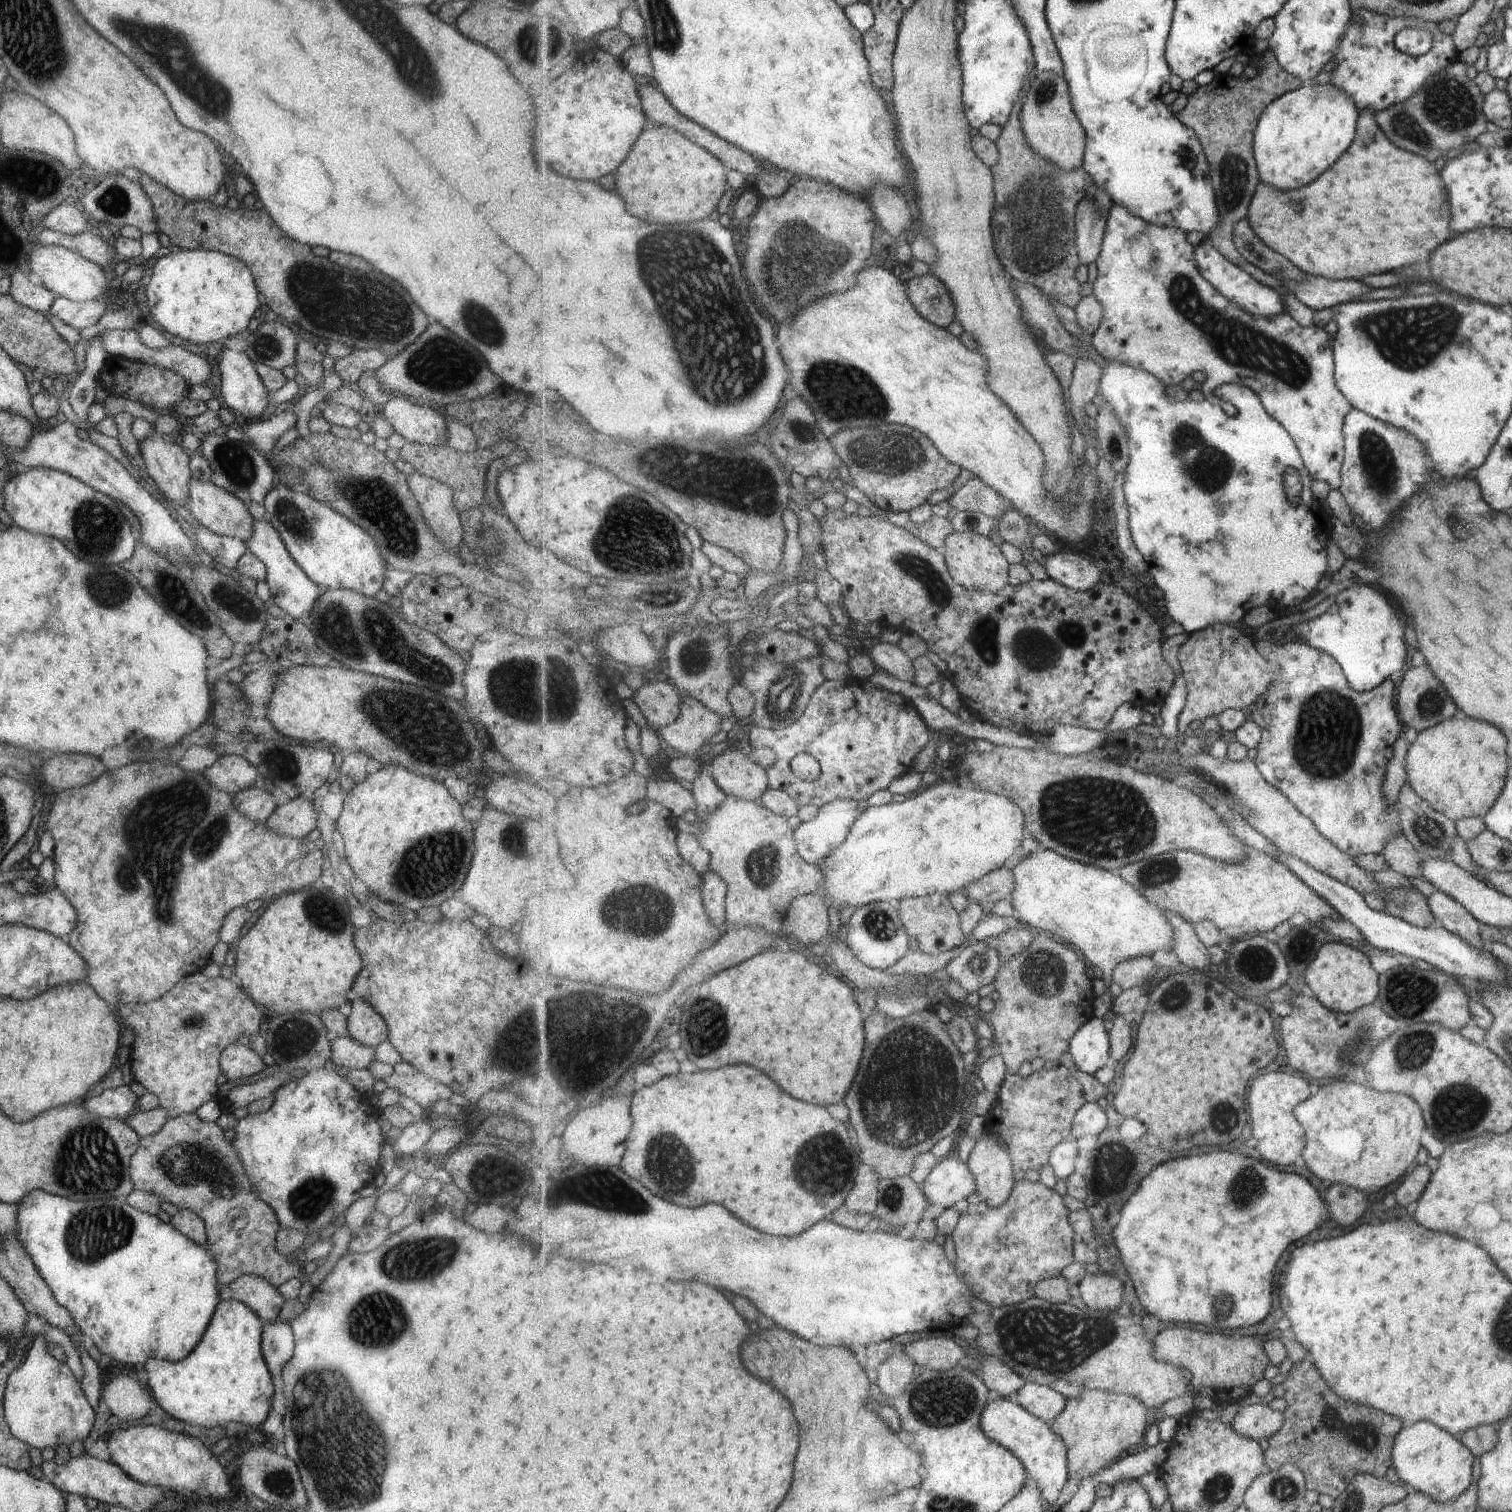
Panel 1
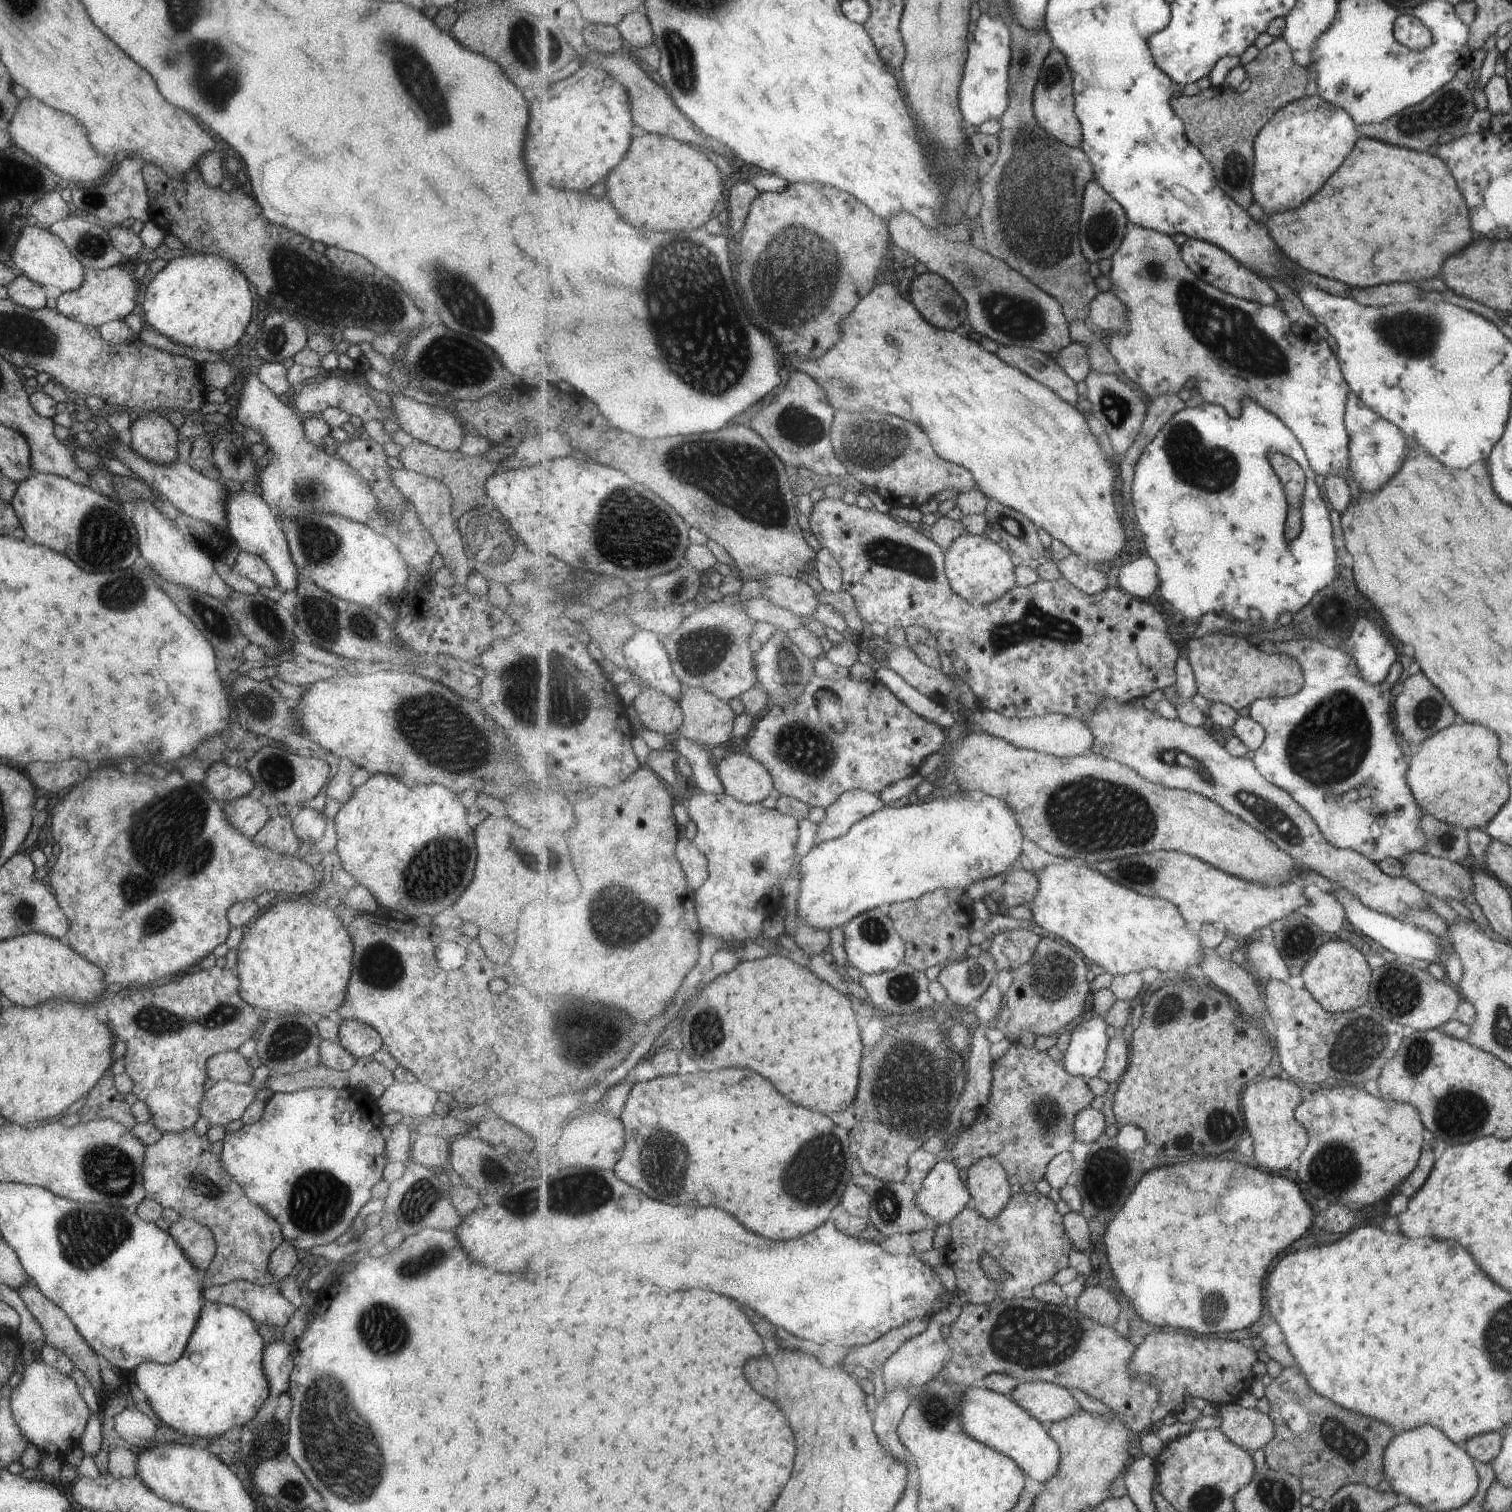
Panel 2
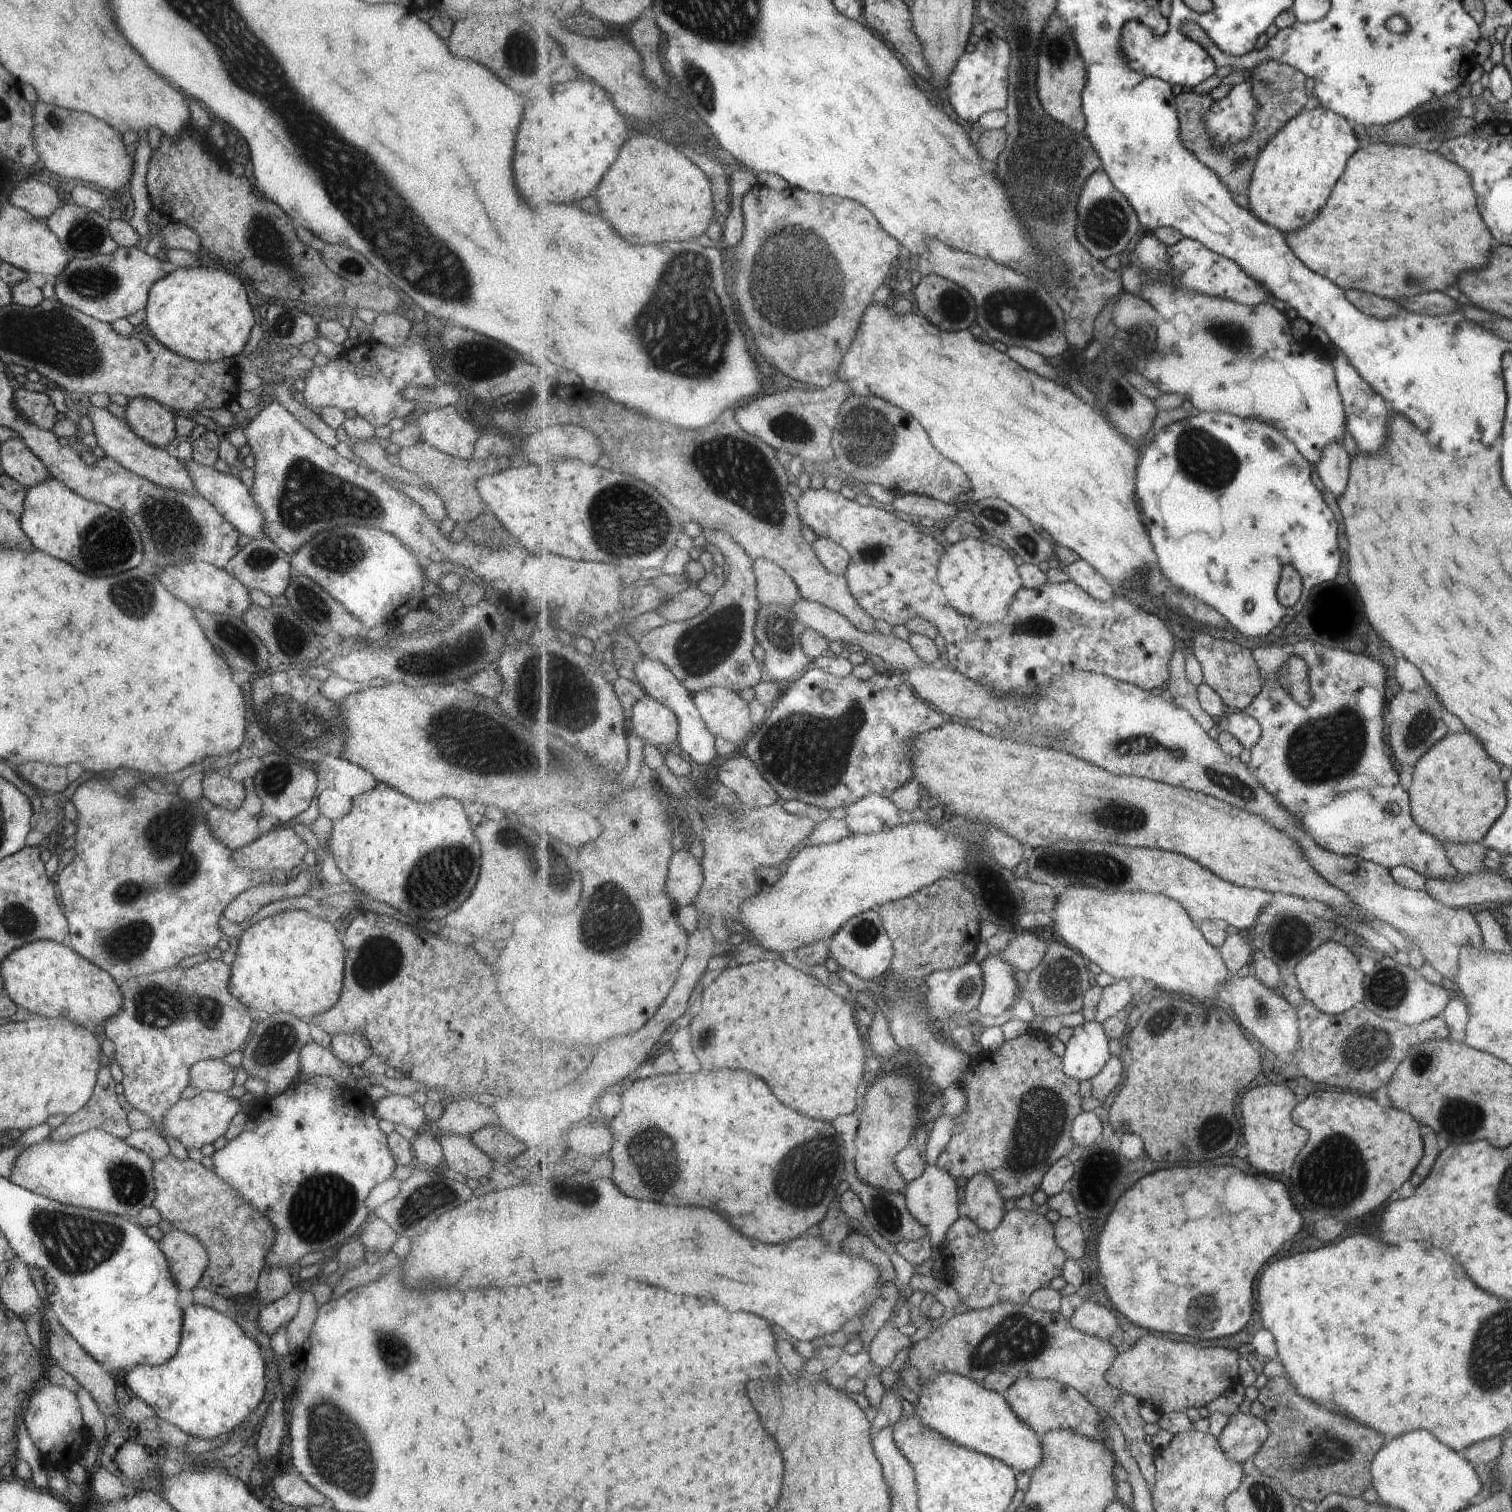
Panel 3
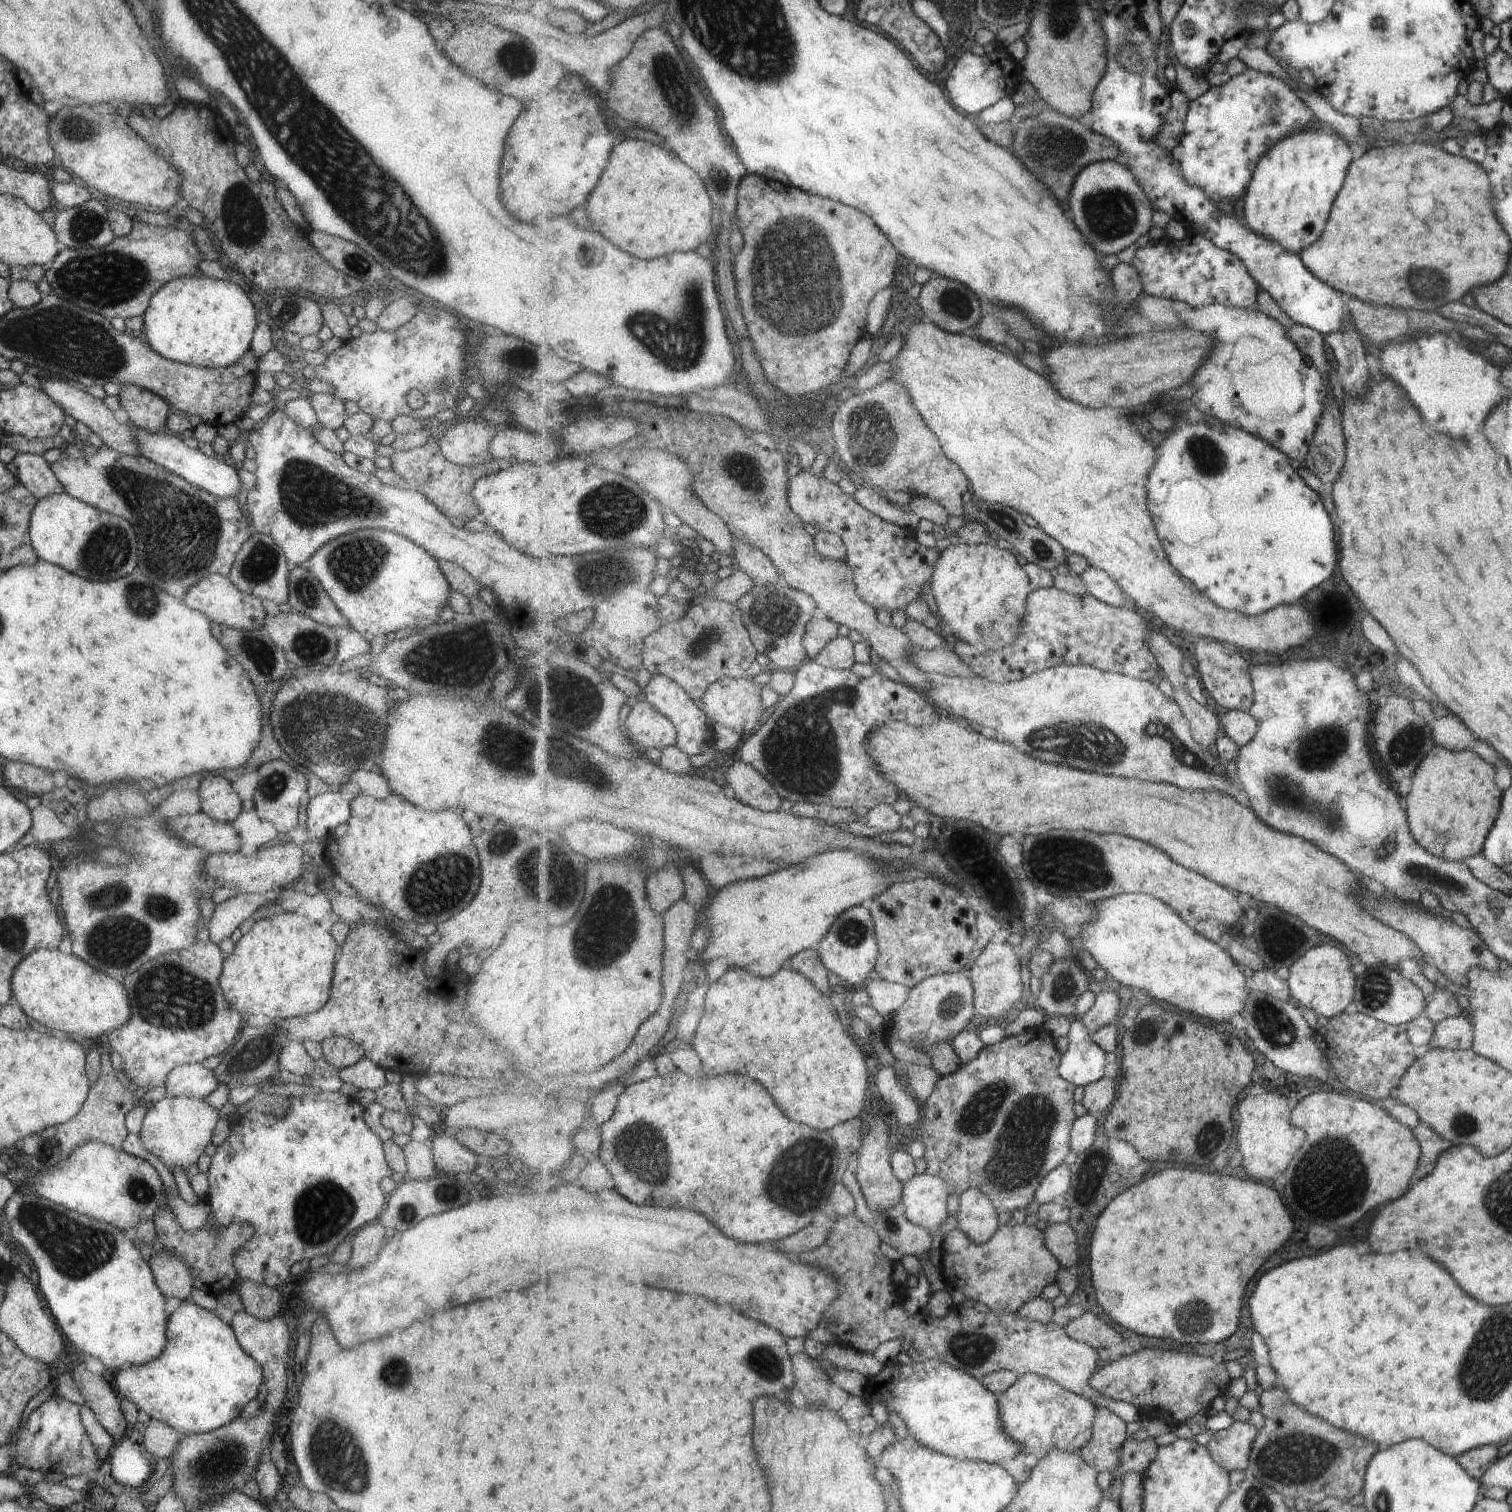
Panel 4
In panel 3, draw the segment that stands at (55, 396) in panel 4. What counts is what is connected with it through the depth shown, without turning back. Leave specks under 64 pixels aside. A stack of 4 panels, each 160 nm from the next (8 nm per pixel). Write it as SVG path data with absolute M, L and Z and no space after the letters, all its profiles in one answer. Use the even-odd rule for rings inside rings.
M90 404L86 413L93 425L92 433L96 438L96 445L117 464L137 476L162 486L164 489L173 489L189 494L197 493L191 477L183 468L182 462L173 456L171 450L167 448L160 449L144 441L128 428L125 419L114 417L106 408L102 409Z

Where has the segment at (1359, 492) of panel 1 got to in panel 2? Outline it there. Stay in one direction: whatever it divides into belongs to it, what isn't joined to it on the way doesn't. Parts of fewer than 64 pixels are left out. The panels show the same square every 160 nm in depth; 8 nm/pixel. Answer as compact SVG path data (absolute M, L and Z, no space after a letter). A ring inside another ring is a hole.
M1351 391L1346 398L1344 423L1349 437L1348 469L1358 488L1361 486L1363 490L1373 492L1399 470L1407 450L1407 442L1403 442L1405 436L1399 432L1397 426L1365 406L1365 403Z

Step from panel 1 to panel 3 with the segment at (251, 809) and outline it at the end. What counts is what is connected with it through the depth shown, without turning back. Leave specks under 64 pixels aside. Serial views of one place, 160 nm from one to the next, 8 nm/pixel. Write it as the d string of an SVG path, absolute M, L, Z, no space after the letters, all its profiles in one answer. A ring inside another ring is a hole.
M213 807L206 814L210 833L232 852L253 842L257 836L257 819L242 808L228 811Z

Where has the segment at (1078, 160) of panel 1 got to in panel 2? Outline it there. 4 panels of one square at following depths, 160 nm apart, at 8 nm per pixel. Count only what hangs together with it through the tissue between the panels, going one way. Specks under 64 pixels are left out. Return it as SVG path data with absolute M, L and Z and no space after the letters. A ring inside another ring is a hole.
M1055 48L1045 59L1040 80L1036 84L1034 111L1041 126L1056 139L1069 146L1079 148L1084 140L1082 124L1076 113L1076 99L1073 88L1073 76L1069 80L1070 66L1061 50Z

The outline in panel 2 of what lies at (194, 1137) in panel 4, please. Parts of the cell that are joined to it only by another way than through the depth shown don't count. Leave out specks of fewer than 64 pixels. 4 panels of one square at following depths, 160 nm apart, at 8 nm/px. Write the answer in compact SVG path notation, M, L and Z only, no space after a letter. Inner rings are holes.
M217 1081L205 1090L198 1104L197 1114L205 1118L209 1127L225 1127L232 1120L239 1119L254 1099L255 1090L248 1084L231 1081Z

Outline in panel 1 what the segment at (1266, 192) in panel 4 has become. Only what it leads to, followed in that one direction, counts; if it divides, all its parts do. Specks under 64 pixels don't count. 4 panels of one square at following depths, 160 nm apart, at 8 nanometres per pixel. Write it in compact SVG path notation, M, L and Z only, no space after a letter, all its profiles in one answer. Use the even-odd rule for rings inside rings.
M1307 84L1270 104L1258 122L1254 154L1261 182L1279 190L1297 190L1315 182L1347 150L1356 127L1354 102L1329 84Z

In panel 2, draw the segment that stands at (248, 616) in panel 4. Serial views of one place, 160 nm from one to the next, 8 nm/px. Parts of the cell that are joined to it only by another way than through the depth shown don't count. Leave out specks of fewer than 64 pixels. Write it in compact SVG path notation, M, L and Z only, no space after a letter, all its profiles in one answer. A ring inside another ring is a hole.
M135 501L132 503L134 506L134 517L133 522L136 527L138 551L140 552L141 558L148 563L150 570L155 574L164 578L170 583L175 583L176 585L181 585L194 592L207 595L208 597L213 597L214 599L219 599L224 601L230 595L230 590L227 584L221 580L221 578L215 573L213 569L213 558L205 553L201 548L189 544L180 532L175 530L173 523L165 515L162 515L158 511L153 503L149 501Z

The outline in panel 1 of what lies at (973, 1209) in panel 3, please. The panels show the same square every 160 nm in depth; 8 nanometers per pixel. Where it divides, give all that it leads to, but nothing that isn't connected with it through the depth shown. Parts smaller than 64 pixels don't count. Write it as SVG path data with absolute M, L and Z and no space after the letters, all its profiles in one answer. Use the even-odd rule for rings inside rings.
M985 1133L971 1153L968 1167L976 1176L978 1195L989 1206L1003 1206L1016 1185L1015 1167L1007 1147Z

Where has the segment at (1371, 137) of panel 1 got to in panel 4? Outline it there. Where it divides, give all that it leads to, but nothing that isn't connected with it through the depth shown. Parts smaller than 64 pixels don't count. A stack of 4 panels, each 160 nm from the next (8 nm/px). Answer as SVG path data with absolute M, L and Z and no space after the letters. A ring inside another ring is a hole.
M1409 140L1367 150L1348 168L1349 178L1345 178L1337 202L1333 202L1325 234L1300 252L1303 262L1317 278L1345 297L1372 305L1417 310L1435 310L1445 304L1441 300L1459 300L1471 288L1493 284L1501 278L1511 242L1489 206L1489 182L1475 162L1449 154L1440 146Z

